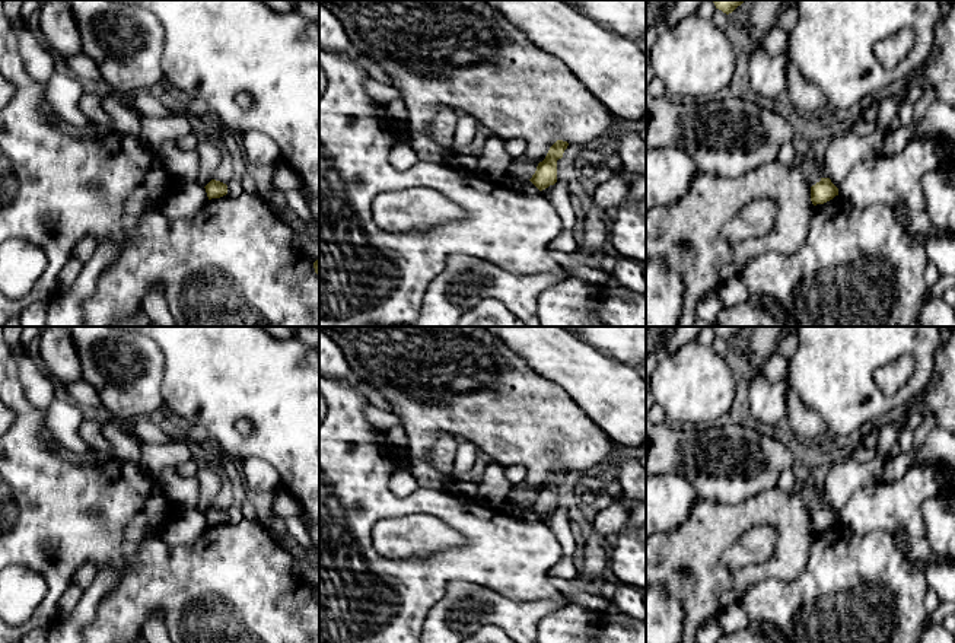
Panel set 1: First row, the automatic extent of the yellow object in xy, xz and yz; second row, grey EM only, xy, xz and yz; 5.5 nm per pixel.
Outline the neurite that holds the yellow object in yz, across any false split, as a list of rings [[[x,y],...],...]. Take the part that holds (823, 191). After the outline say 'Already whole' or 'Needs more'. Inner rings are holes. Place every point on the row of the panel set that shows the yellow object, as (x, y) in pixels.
[[[821,178],[819,182],[811,187],[811,201],[814,206],[824,204],[838,195],[838,188],[830,178]]]. Already whole

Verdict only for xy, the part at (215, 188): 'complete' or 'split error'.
complete

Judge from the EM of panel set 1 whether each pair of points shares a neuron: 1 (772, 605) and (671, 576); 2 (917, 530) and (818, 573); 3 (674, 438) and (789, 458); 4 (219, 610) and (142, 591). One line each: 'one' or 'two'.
1: two
2: two
3: one
4: one

